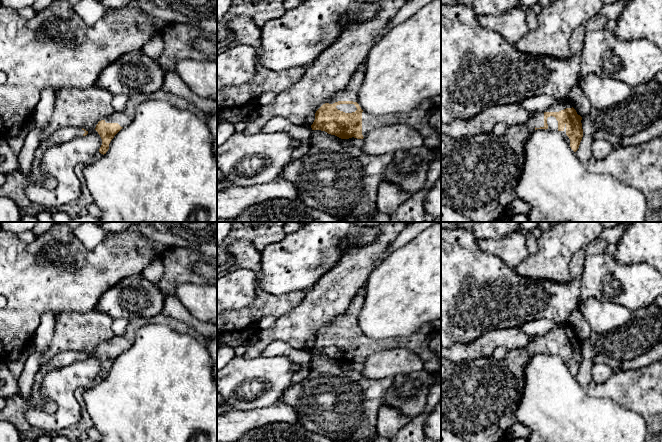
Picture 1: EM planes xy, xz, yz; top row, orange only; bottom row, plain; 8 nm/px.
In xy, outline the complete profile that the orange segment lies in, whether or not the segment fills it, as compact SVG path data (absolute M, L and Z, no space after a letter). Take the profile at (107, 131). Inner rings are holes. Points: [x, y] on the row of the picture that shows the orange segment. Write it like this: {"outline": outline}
{"outline": "M164 90L157 91L155 93L139 93L128 98L127 106L124 110L115 113L105 120L101 120L96 125L95 130L98 132L102 139L102 145L99 149L101 154L106 154L109 149L109 144L114 136L126 125L130 124L135 116L136 107L144 101L150 99L161 99L172 103L174 106L180 109L189 110L203 120L207 121L208 115L194 106L191 102L185 100L182 97L176 96Z"}

